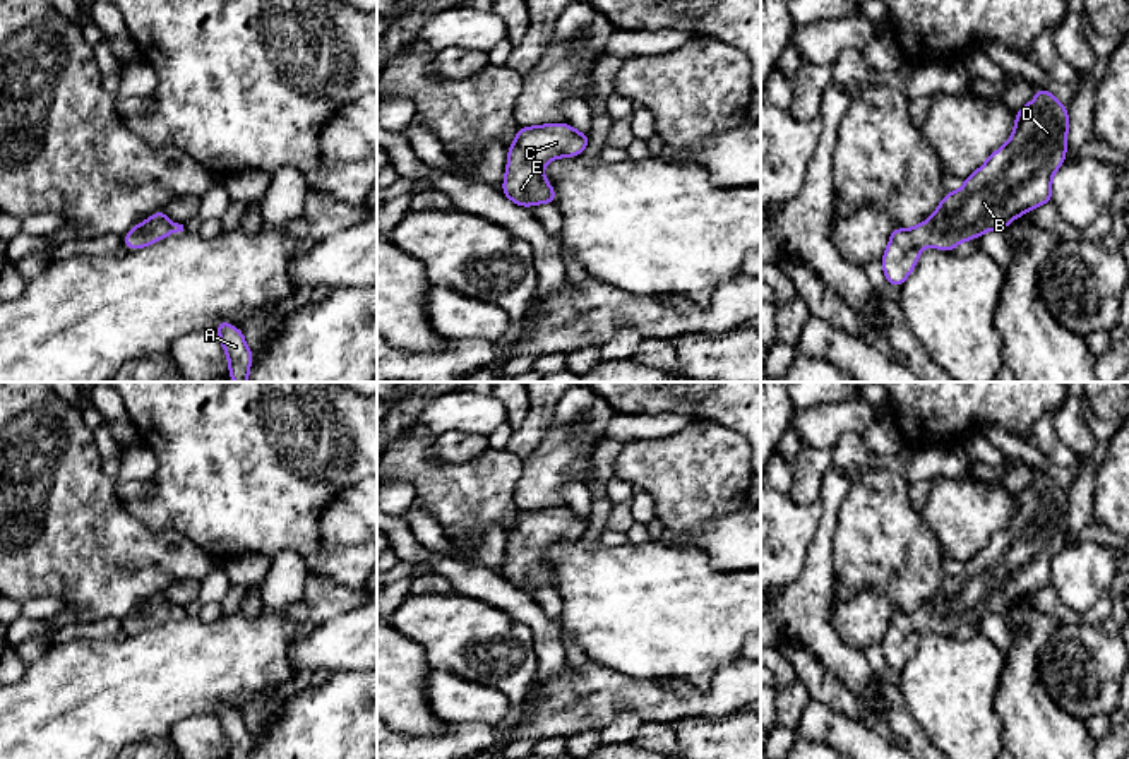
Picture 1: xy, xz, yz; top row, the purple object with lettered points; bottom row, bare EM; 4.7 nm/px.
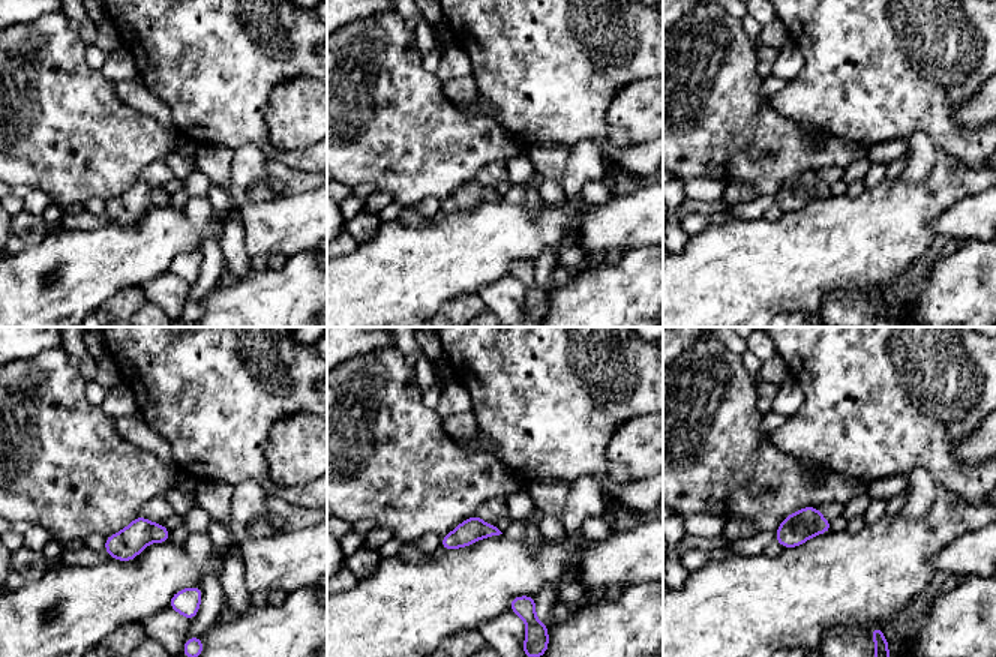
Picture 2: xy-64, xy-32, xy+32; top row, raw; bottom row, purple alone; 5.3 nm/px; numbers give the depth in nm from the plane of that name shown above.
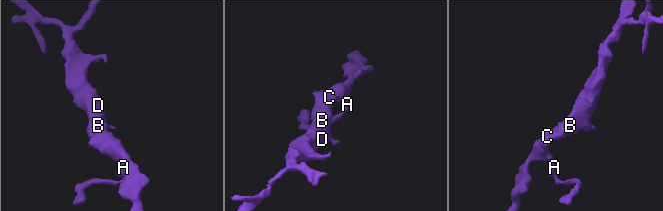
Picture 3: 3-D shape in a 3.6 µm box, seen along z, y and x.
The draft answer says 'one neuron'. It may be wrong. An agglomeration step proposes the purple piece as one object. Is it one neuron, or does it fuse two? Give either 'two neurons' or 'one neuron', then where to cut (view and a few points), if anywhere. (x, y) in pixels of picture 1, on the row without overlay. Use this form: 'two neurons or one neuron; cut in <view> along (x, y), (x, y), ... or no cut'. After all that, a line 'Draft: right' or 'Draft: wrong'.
one neuron; no cut
Draft: right

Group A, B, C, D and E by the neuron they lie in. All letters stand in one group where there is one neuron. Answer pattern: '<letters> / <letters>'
A B C D E

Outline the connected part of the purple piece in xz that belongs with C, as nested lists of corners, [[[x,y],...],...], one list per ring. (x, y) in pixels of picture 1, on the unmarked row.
[[[567,505],[519,511],[507,533],[502,577],[521,591],[553,588],[557,576],[541,552],[557,541],[579,540],[589,528],[589,517],[579,517]]]

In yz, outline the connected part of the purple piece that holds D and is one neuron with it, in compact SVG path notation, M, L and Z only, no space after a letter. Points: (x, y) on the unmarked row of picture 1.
M1035 473L1036 481L1016 495L1016 509L1006 529L994 535L958 576L946 576L927 605L911 613L893 612L881 642L887 668L899 672L906 665L923 631L953 636L961 625L990 613L1006 613L1014 601L1052 584L1052 559L1066 547L1069 497L1050 475Z

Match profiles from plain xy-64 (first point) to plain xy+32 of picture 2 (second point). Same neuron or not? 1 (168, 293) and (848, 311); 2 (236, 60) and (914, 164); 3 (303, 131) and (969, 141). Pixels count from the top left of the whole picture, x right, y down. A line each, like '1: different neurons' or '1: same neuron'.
1: same neuron
2: different neurons
3: different neurons

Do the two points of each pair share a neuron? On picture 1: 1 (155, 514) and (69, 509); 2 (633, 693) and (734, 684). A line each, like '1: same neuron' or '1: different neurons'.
1: different neurons
2: same neuron

